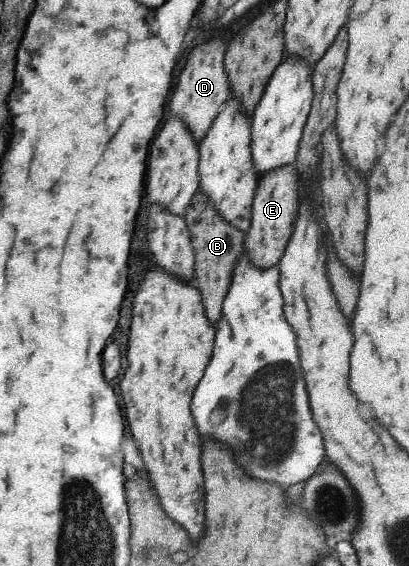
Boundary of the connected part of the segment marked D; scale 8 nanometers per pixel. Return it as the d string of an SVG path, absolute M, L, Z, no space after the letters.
M210 39L196 45L186 55L184 67L178 73L176 87L170 95L168 109L171 115L181 119L196 143L204 137L223 103L230 97L229 79L223 66L225 49L225 43L221 39Z

